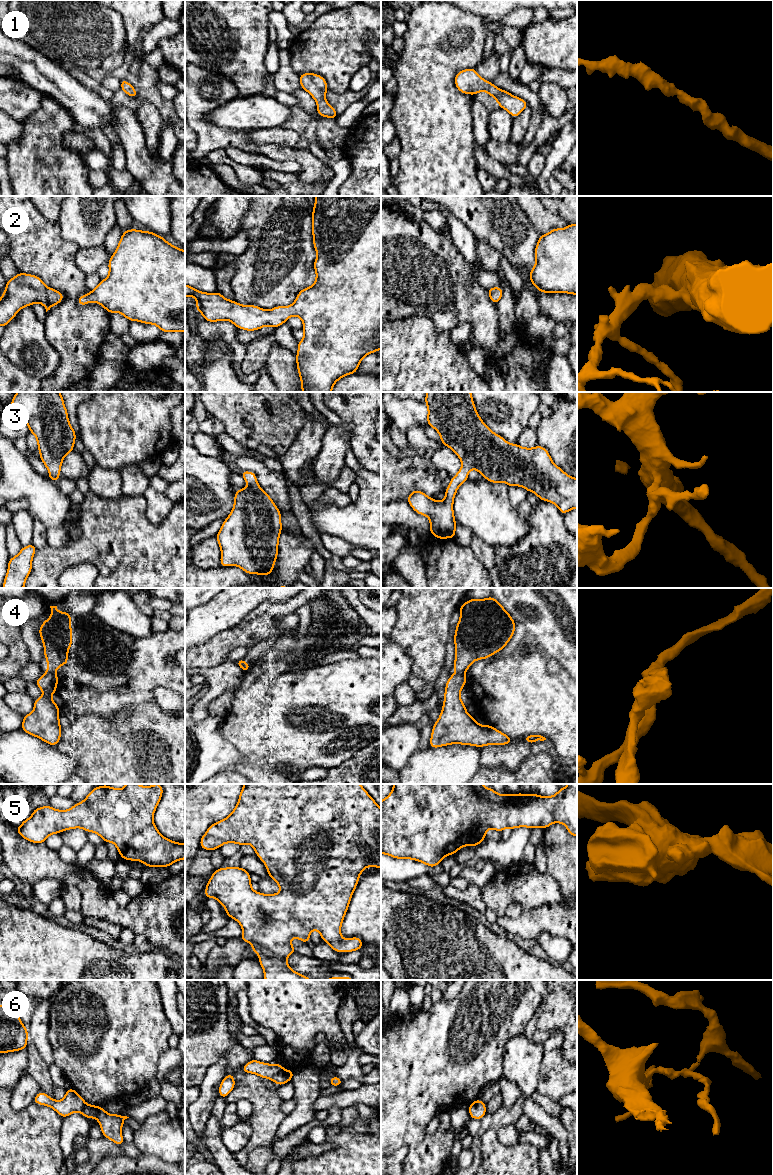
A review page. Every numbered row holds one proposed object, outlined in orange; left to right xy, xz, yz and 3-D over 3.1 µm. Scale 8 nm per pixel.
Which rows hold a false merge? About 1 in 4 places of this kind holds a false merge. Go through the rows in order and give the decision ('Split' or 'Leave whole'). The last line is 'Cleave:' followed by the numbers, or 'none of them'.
1: Leave whole
2: Leave whole
3: Leave whole
4: Split
5: Leave whole
6: Split
Cleave: 4, 6

